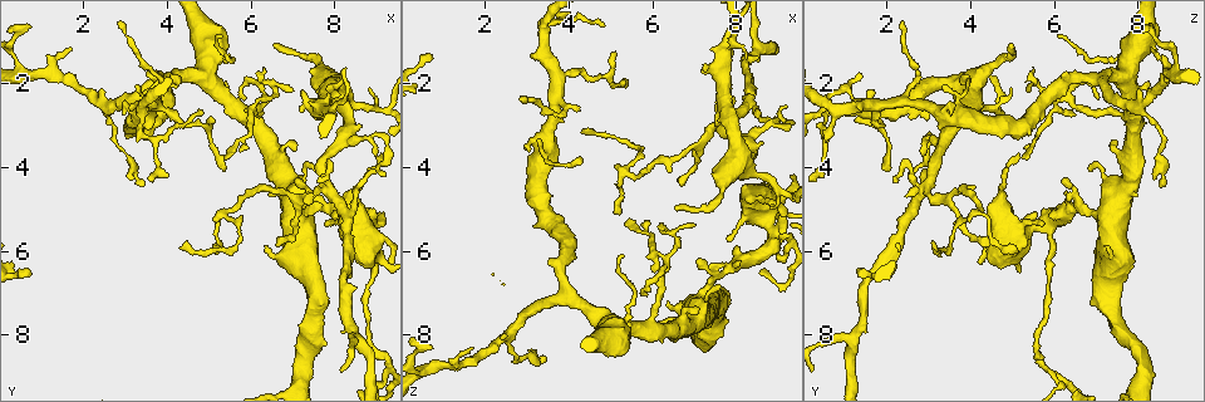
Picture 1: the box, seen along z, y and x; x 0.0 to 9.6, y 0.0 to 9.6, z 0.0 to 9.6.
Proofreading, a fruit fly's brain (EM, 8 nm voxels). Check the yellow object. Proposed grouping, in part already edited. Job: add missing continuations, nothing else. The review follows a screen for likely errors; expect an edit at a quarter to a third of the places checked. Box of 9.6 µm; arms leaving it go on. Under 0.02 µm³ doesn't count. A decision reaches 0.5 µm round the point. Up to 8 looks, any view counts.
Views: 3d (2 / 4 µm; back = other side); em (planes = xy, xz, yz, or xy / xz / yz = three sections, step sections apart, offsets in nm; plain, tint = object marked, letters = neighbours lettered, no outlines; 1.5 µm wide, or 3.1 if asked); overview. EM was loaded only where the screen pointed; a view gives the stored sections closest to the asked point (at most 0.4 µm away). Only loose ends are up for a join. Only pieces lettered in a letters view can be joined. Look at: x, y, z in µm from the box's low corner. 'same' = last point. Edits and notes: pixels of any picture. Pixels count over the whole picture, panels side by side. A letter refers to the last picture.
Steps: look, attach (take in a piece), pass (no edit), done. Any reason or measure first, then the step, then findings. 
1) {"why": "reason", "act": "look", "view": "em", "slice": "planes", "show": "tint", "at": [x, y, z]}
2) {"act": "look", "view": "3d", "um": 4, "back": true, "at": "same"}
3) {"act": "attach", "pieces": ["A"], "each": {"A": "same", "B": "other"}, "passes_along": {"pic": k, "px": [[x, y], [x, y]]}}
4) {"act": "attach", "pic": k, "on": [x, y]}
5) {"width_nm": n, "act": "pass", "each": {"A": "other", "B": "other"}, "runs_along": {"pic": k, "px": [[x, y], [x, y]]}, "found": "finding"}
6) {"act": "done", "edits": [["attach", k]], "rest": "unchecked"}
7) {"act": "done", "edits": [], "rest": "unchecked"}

{"why": "an open end", "act": "look", "view": "em", "slice": "planes", "show": "letters", "at": [5.35, 3.85, 5.35]}

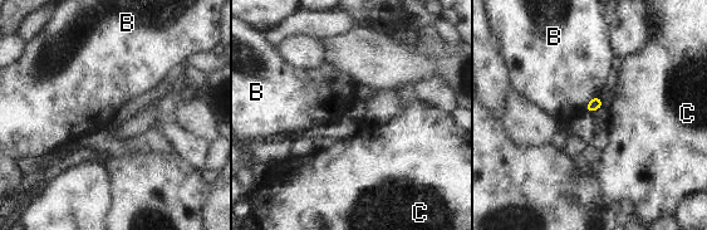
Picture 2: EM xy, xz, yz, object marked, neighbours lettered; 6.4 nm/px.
{"width_nm": 80, "act": "pass", "each": {"B": "other", "C": "other"}, "border": {"pic": 2, "px": [[600, 96], [594, 96], [584, 111]]}, "found": "no lettered piece goes on from it"}

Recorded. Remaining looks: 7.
{"why": "branch stops here", "act": "look", "view": "em", "slice": "planes", "show": "letters", "at": [6.70, 5.90, 4.45]}

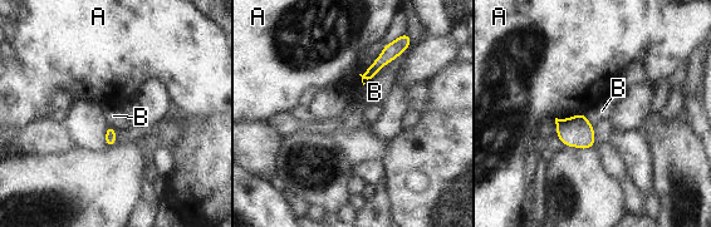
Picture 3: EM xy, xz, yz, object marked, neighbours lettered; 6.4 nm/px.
{"act": "pass", "each": {"A": "other", "B": "other"}, "border": {"pic": 3, "px": [[403, 52], [387, 63], [363, 85]]}, "found": "none of them fits"}

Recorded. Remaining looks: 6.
{"why": "free end", "act": "look", "view": "3d", "um": 4, "at": [6.35, 1.60, 5.45]}

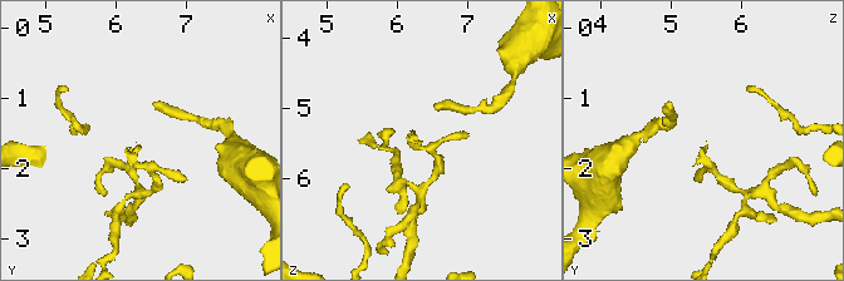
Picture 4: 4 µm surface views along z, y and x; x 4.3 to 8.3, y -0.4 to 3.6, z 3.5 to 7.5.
{"act": "look", "view": "em", "slice": "xz", "step": 4, "show": "tint", "at": [6.30, 1.65, 5.50]}

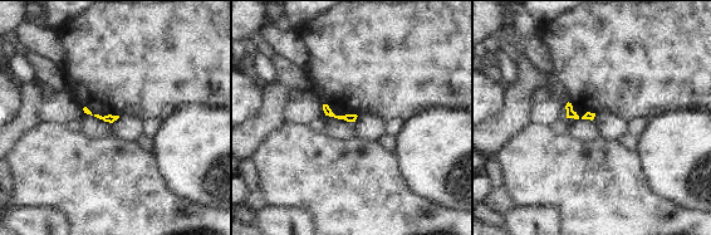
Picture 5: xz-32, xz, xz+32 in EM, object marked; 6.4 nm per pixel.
{"act": "look", "view": "em", "slice": "planes", "show": "letters", "at": "same"}

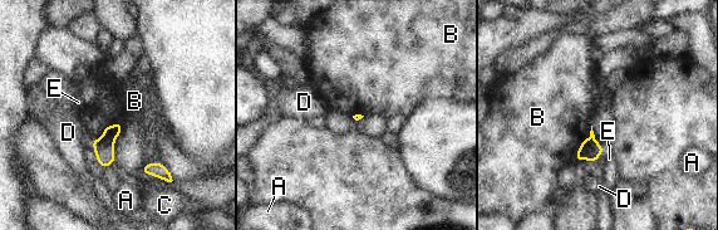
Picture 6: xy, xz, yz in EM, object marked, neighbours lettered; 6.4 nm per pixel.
{"act": "pass", "each": {"A": "other", "B": "other", "C": "other", "D": "other", "E": "other"}, "border": {"pic": 6, "px": [[591, 126], [574, 160]]}, "found": "none of them fits"}

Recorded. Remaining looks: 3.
{"act": "done", "edits": [], "rest": "unchecked"}

